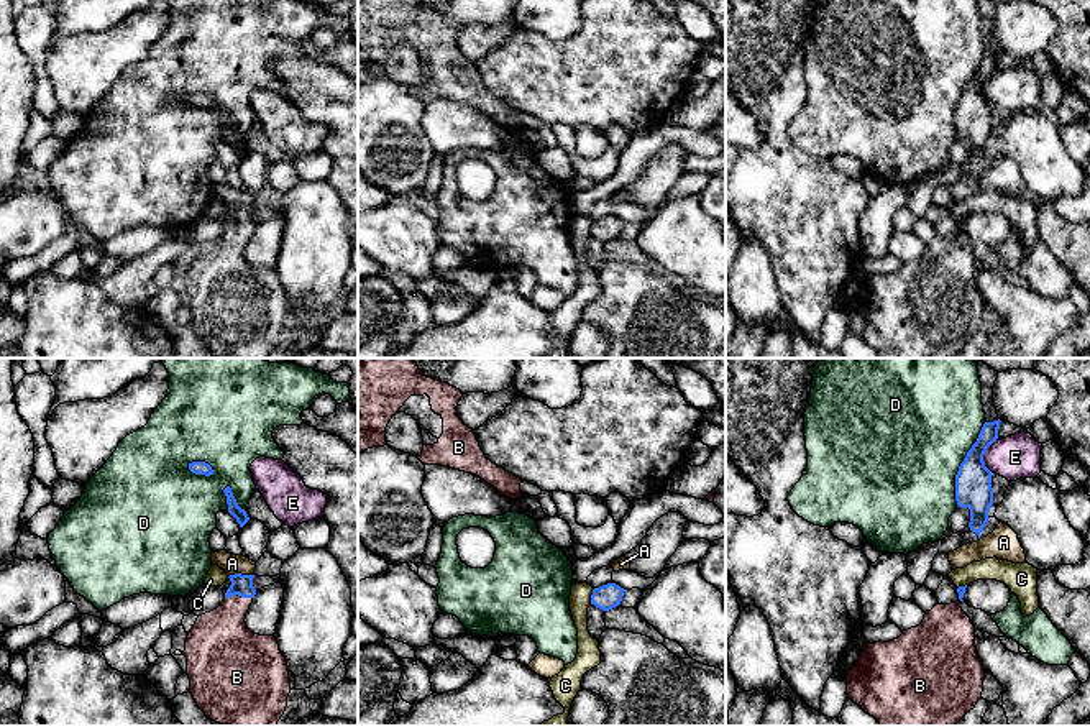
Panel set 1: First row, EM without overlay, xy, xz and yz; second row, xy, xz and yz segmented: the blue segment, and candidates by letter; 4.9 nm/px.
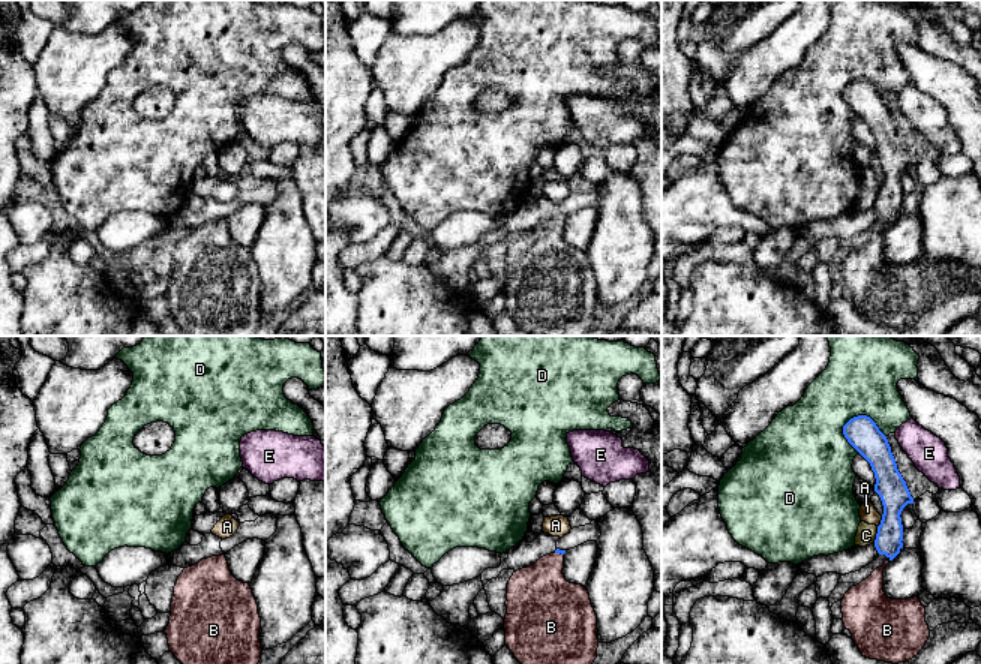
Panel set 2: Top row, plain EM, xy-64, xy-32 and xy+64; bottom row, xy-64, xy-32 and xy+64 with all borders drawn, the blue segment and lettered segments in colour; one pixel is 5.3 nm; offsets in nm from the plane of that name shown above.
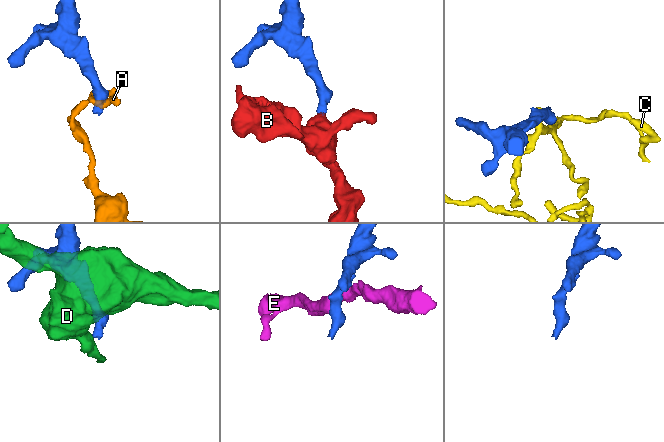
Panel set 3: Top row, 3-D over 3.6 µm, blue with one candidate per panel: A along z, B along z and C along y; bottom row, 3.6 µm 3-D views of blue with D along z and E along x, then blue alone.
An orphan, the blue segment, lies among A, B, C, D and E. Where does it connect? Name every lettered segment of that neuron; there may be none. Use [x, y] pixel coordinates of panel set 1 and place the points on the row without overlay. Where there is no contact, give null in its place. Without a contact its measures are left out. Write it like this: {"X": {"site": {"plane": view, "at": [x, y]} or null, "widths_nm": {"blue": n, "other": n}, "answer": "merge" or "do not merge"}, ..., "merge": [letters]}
{"A": {"site": {"plane": "xy", "at": [240, 206]}, "widths_nm": {"blue": 110, "other": 100}, "answer": "do not merge"}, "B": {"site": {"plane": "xy", "at": [238, 227]}, "widths_nm": {"blue": 110, "other": 300}, "answer": "merge"}, "C": {"site": {"plane": "xz", "at": [591, 229]}, "widths_nm": {"blue": 120, "other": 110}, "answer": "do not merge"}, "D": {"site": {"plane": "yz", "at": [961, 96]}, "widths_nm": {"blue": 180, "other": 500}, "answer": "do not merge"}, "E": {"site": {"plane": "yz", "at": [984, 86]}, "widths_nm": {"blue": 180, "other": 220}, "answer": "do not merge"}, "merge": ["B"]}

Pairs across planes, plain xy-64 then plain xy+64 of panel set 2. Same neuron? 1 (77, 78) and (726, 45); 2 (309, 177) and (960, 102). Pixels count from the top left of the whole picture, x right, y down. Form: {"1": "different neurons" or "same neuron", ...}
{"1": "different neurons", "2": "same neuron"}

